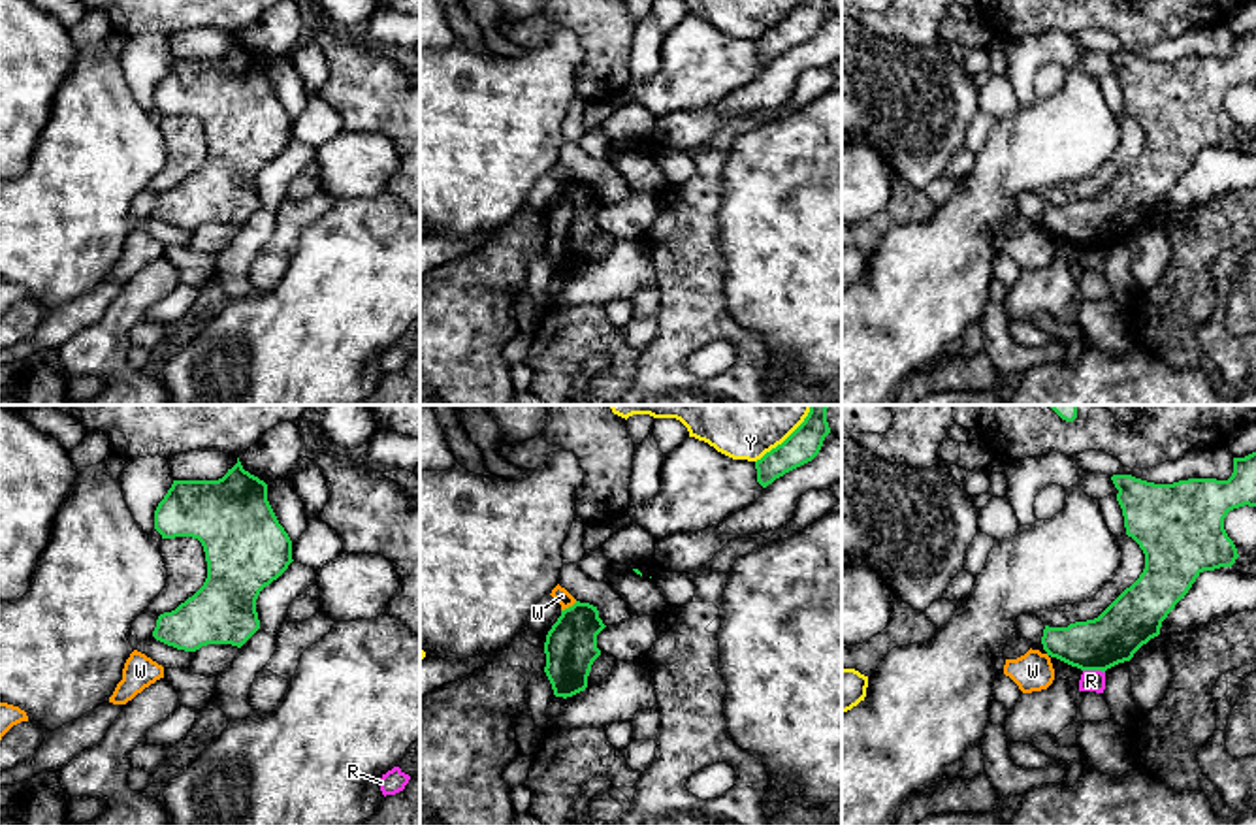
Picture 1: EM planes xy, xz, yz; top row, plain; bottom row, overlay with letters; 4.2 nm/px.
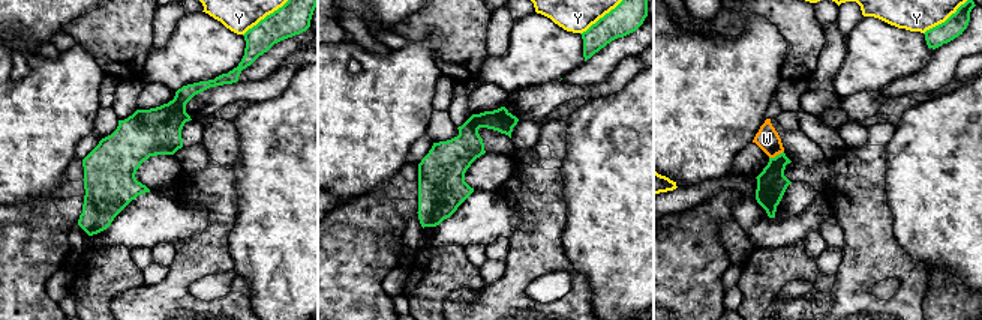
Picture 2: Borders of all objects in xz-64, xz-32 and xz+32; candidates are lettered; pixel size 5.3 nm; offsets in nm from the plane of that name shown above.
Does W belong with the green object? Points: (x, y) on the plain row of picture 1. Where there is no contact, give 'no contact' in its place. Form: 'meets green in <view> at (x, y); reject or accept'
meets green in xz at (569, 185); reject

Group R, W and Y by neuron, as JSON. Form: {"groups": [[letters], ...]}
{"groups": [["R"], ["W"], ["Y"]]}

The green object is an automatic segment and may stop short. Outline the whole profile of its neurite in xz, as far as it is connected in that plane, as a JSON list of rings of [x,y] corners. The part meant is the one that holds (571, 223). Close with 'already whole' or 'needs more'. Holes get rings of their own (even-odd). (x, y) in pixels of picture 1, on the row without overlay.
[[[576,179],[561,188],[544,220],[544,251],[556,275],[567,277],[588,266],[591,243],[601,234],[597,213],[604,205],[589,181]]]; already whole

